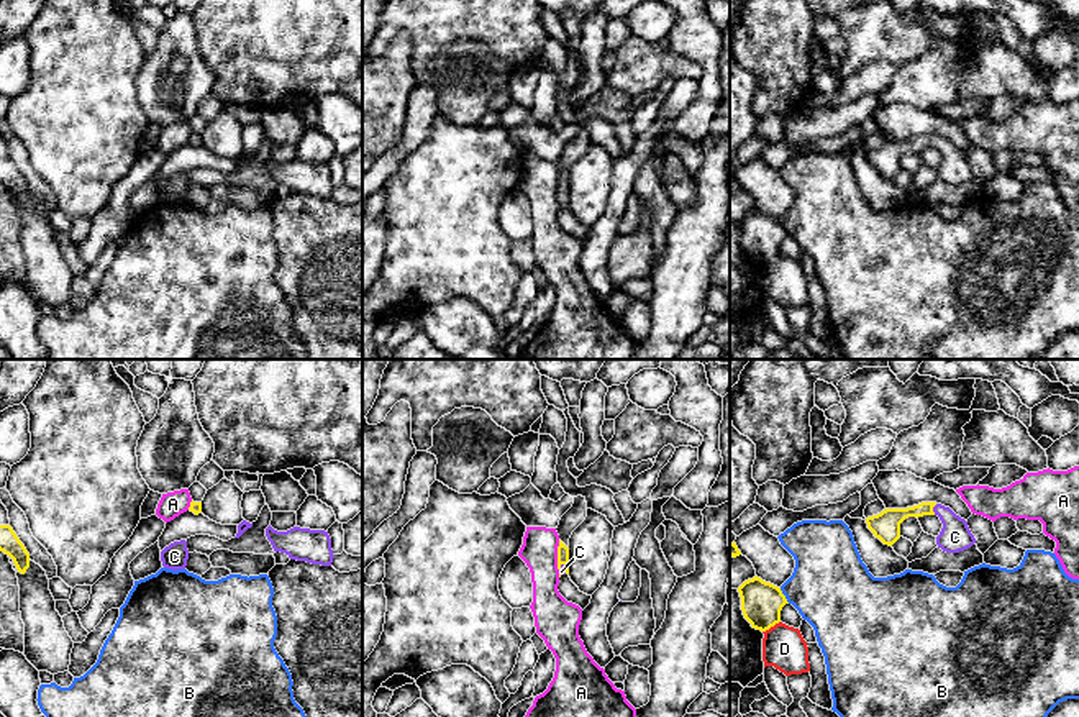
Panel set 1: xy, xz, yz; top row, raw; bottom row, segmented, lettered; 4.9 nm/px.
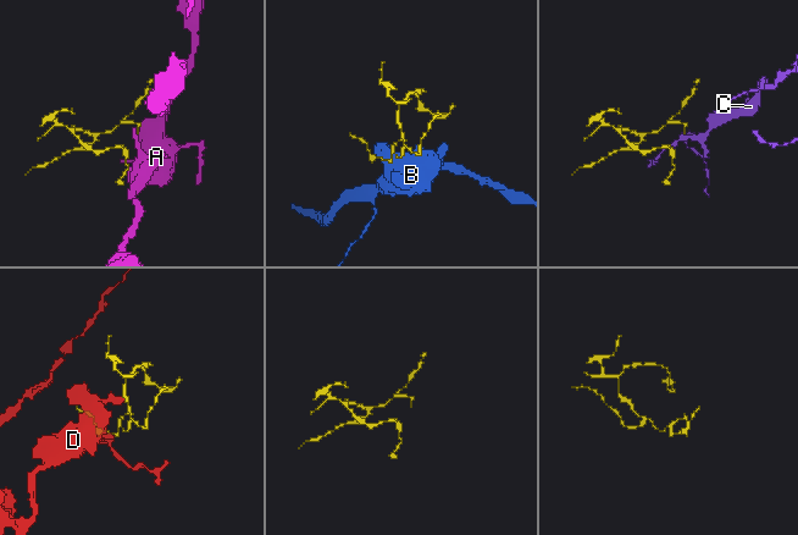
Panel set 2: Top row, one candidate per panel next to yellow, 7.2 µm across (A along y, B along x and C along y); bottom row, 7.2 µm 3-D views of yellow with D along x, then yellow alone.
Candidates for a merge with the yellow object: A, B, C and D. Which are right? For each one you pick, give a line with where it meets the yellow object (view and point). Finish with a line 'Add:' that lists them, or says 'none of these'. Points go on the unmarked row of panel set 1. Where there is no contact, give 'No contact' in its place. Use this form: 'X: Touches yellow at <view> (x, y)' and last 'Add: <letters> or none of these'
C: Touches yellow at yz (932, 141)
Add: C

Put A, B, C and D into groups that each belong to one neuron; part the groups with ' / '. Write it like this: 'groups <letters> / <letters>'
groups A / B / C / D

